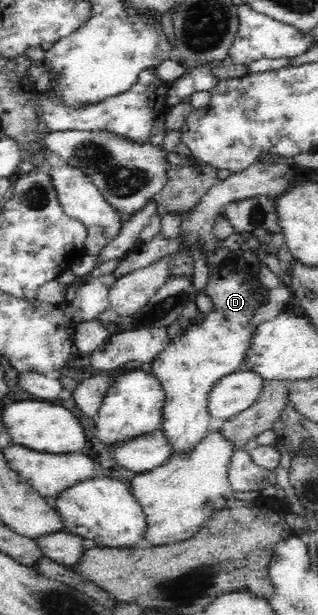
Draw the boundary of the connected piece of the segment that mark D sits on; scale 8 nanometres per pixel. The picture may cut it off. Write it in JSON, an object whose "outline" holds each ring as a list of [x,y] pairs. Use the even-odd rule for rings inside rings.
{"outline":[[[220,269],[208,271],[208,280],[203,289],[203,295],[207,295],[211,299],[210,303],[213,303],[213,309],[204,314],[203,318],[196,323],[182,324],[182,321],[178,320],[181,323],[180,332],[171,336],[165,349],[159,351],[159,355],[155,356],[153,361],[150,361],[146,366],[146,369],[156,377],[165,392],[161,428],[165,430],[165,434],[169,436],[169,440],[173,444],[173,453],[188,450],[207,433],[212,416],[209,412],[209,393],[219,379],[240,369],[245,355],[252,347],[257,325],[261,323],[261,321],[255,321],[257,311],[265,306],[263,295],[269,293],[270,289],[263,286],[258,278],[241,274],[235,273],[235,279],[233,279],[233,273],[221,275]]]}

